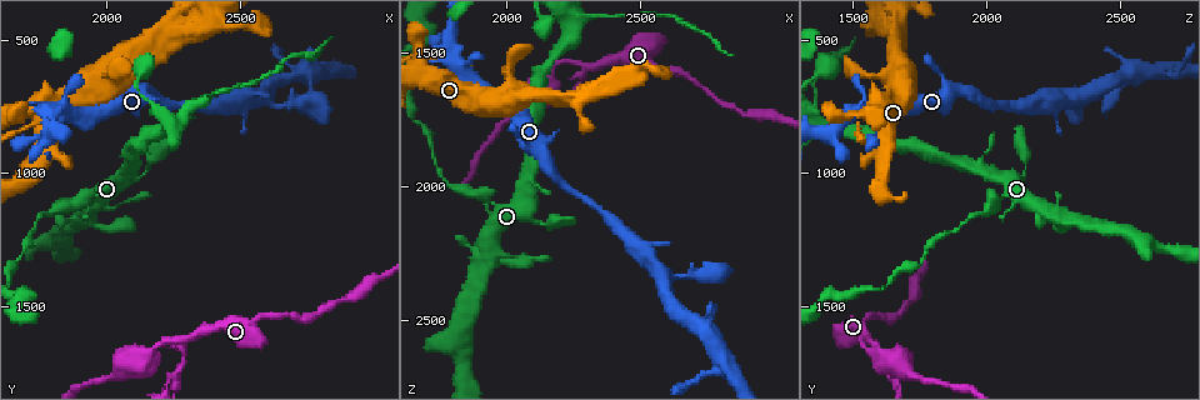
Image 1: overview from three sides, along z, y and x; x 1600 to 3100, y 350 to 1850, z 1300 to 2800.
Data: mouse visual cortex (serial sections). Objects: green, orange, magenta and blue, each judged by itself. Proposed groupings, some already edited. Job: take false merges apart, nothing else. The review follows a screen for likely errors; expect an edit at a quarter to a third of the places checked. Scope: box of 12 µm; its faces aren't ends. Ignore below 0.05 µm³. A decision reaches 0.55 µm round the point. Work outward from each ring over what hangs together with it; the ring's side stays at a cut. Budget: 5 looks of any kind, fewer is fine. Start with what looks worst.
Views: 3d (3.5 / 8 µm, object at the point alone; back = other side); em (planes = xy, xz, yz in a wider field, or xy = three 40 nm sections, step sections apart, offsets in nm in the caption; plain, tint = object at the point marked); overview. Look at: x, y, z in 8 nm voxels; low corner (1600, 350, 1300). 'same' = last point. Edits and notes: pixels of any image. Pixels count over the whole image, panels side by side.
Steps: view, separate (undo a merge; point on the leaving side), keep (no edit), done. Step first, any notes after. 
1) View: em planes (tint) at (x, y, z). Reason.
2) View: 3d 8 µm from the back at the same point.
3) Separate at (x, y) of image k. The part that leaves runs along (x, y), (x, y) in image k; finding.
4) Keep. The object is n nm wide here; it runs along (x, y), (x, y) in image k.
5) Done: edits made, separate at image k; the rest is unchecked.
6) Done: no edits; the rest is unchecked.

View: 3d 8 µm from the back at (2250, 1760, 1630). Sharp bend.

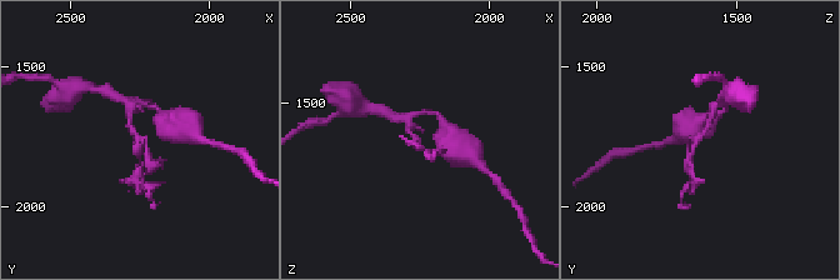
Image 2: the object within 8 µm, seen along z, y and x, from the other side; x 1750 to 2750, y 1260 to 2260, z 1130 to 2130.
View: em xy step 1 (tint) at (2260, 1750, 1630). Now the EM.

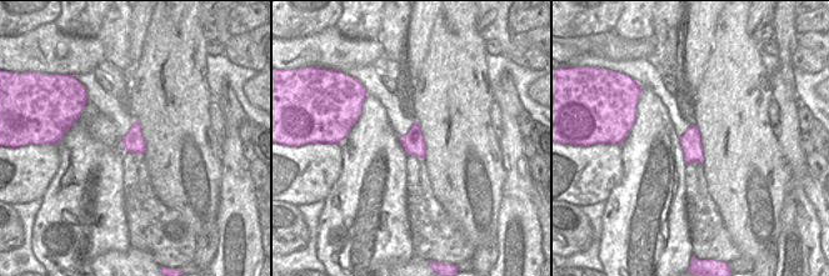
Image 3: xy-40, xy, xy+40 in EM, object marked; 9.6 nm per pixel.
Keep. It runs along (713, 110), (688, 163) in image 2; continuous, no second cell.

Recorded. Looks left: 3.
View: 3d 3.5 µm at (1840, 1130, 2010). Calibre changes.

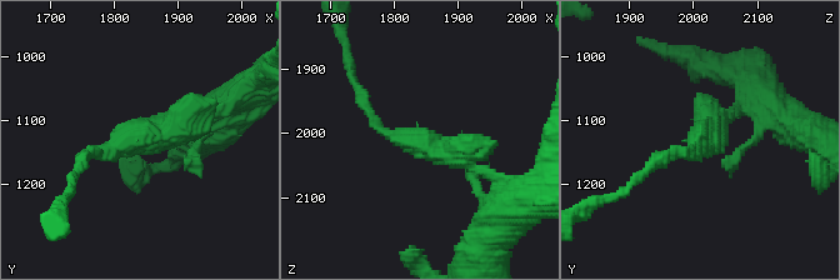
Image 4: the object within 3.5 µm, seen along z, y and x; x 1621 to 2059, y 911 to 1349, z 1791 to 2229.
View: em xy step 1 (tint) at (1830, 1125, 2005). The arms are 150, 200 nm wide; need the tissue.

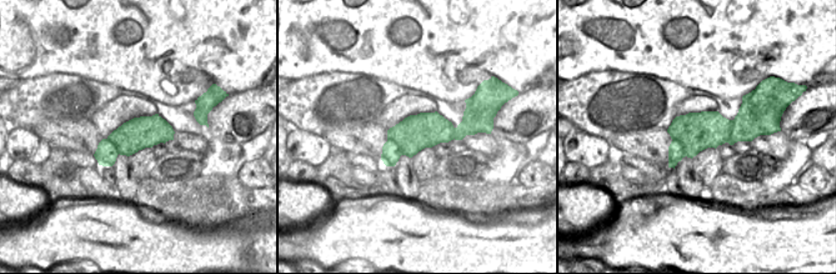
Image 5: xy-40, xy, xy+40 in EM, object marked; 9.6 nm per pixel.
Separate at (360, 100) of image 4. A border runs along (732, 120), (727, 142) in image 5; a second cell is stuck on.

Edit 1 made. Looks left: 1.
Done: edits made, separate at image 4; the rest is unchecked.

